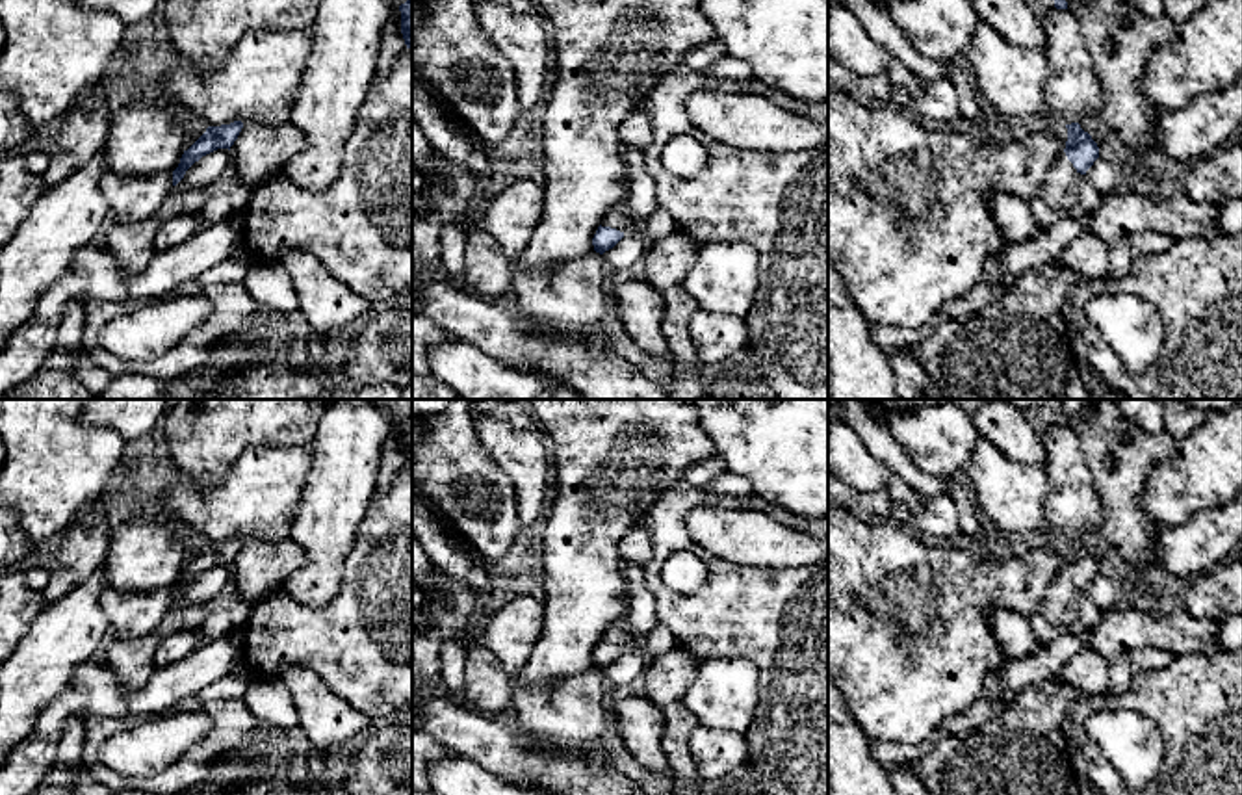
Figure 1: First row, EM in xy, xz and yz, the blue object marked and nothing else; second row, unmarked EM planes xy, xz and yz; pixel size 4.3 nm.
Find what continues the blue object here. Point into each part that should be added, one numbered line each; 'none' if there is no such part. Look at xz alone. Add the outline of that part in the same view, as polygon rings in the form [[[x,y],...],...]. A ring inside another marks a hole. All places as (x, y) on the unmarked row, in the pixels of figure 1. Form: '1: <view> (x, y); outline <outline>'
1: xz (619, 634); outline [[[618,620],[609,626],[602,643],[616,645],[626,652],[633,652],[637,648],[637,633],[626,624],[626,620]]]

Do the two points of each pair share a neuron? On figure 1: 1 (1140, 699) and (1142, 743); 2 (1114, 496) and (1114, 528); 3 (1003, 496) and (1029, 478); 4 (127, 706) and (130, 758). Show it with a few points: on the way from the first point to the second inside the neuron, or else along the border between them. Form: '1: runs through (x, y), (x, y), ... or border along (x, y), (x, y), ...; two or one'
1: border along (1098, 708), (1146, 714), (1164, 751); two
2: runs through (1114, 504), (1114, 521); one
3: runs through (1009, 495), (1023, 483); one
4: border along (169, 710), (147, 717); two

